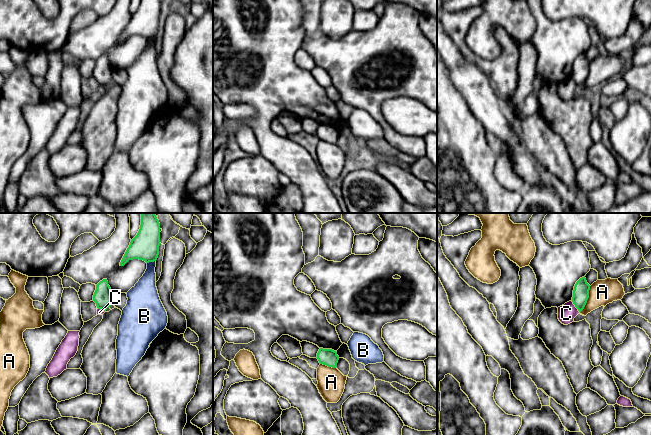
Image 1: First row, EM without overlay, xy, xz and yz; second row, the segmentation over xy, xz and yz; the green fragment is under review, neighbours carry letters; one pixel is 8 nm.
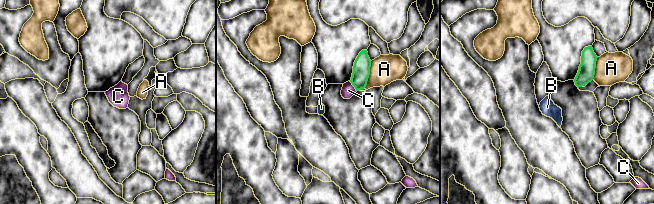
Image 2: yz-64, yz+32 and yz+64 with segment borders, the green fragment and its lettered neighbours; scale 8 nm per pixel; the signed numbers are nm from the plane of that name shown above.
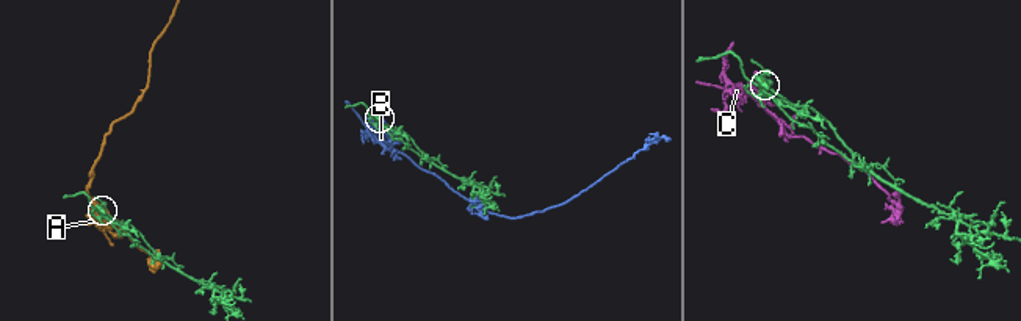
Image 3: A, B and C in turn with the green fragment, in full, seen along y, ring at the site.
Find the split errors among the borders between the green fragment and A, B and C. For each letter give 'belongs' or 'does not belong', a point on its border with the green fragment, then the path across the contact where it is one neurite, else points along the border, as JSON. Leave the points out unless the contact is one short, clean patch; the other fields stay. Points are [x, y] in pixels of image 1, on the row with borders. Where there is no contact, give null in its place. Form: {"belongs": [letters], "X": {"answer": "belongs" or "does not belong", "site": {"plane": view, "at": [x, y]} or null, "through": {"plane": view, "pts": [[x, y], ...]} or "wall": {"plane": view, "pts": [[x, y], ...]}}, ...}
{"belongs": [], "A": {"answer": "does not belong", "site": {"plane": "yz", "at": [587, 299]}}, "B": {"answer": "does not belong", "site": {"plane": "xy", "at": [151, 261]}}, "C": {"answer": "does not belong", "site": {"plane": "yz", "at": [575, 306]}, "wall": {"plane": "yz", "pts": [[571, 301], [579, 312]]}}}

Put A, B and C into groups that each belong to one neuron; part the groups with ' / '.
A / B / C

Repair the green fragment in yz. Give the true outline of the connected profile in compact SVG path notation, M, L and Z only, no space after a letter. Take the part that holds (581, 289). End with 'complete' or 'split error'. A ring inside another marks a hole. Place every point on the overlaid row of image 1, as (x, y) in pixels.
M585 276L580 278L574 286L572 302L579 312L584 309L587 303L589 290L590 285L587 283Z | complete

